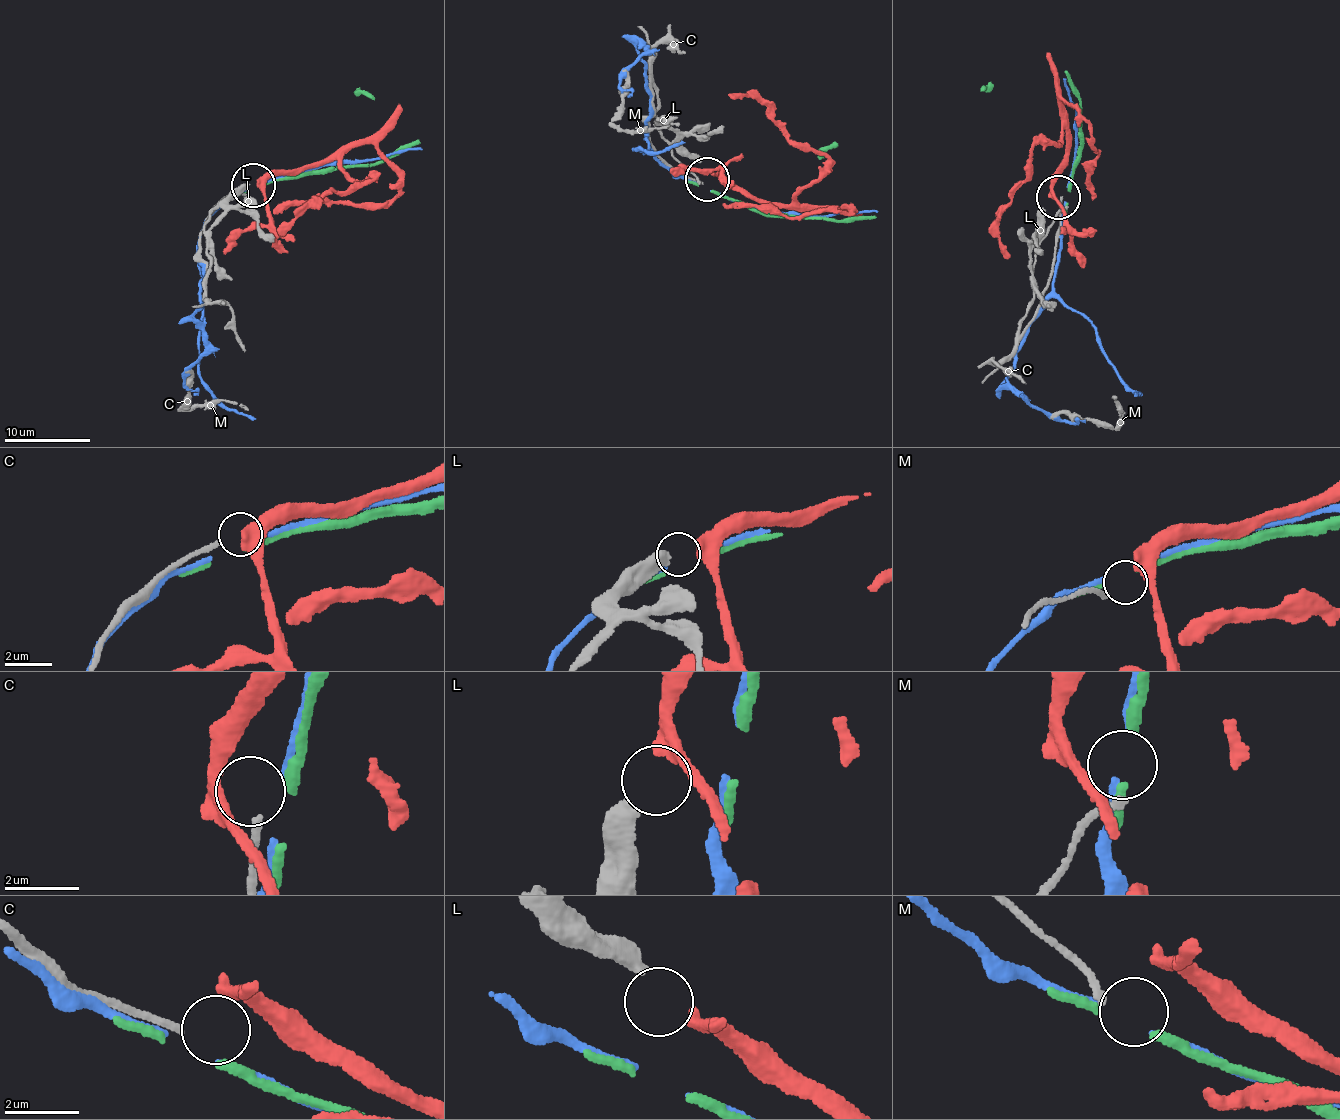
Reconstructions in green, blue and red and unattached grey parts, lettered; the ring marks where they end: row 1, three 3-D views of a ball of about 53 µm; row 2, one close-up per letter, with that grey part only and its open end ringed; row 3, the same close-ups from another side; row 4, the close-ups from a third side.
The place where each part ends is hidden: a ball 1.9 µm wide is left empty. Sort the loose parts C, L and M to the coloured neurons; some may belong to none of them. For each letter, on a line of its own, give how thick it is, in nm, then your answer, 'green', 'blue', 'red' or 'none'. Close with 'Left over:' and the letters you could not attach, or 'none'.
C: 190 nm | none
L: 480 nm | red
M: 180 nm | none
Left over: C, M

